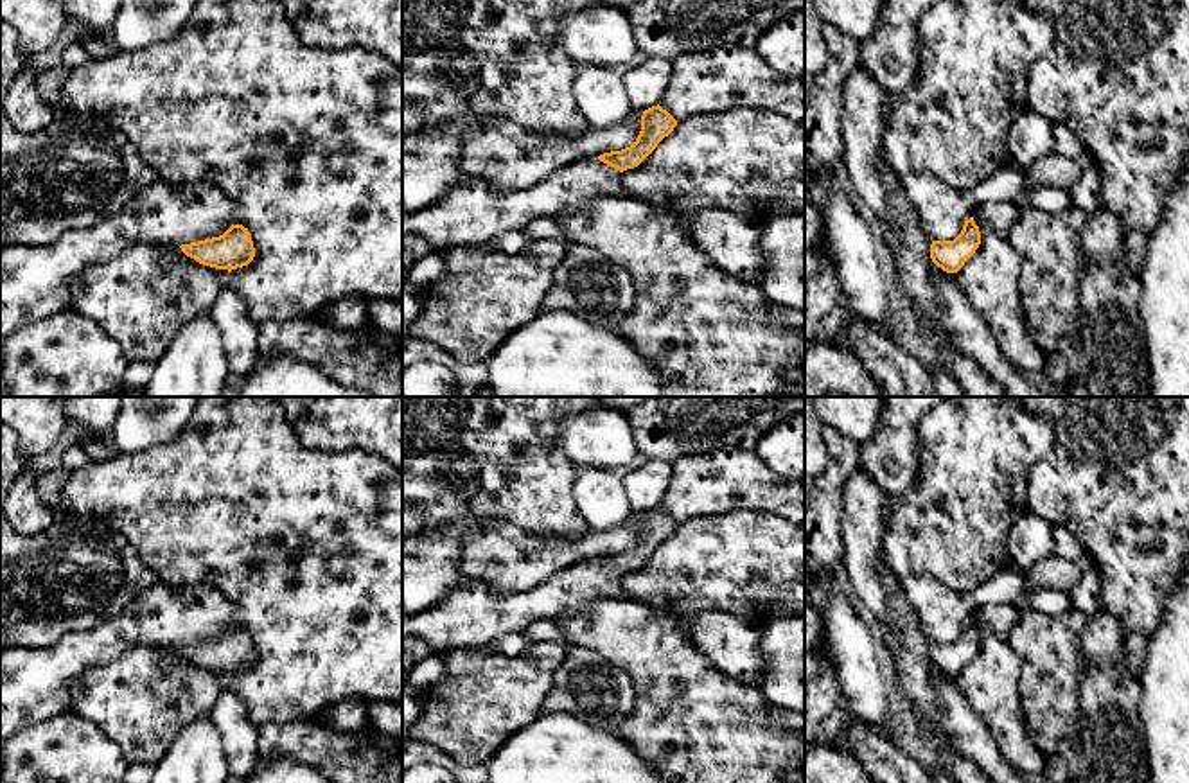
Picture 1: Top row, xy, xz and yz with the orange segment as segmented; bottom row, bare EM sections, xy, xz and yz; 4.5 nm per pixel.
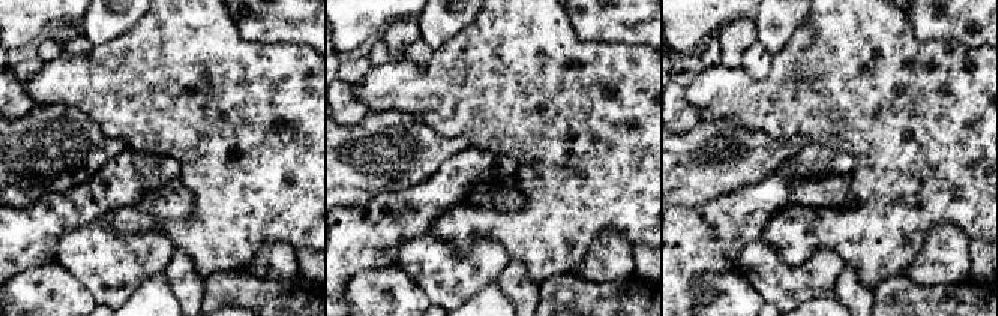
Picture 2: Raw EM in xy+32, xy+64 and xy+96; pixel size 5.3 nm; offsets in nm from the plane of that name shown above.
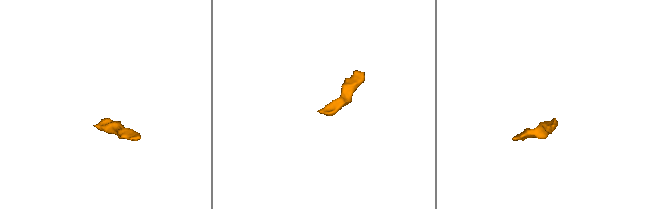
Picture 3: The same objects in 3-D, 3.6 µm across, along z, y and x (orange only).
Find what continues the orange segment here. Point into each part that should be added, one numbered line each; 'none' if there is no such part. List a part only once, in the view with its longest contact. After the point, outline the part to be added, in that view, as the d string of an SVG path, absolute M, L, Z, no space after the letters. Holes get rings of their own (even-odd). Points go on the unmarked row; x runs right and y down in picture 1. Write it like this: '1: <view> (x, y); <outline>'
1: xz (473, 615); M598 560L575 564L526 593L494 593L485 582L469 580L435 607L415 616L404 616L402 638L420 638L435 654L485 647L506 634L523 632L537 620L553 621L568 611L584 611L602 598L629 600L629 594L620 587L620 573Z

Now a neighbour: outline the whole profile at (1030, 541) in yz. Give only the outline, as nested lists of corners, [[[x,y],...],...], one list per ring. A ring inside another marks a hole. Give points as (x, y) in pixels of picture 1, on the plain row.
[[[1027,510],[1009,530],[1009,559],[1022,573],[1052,553],[1052,524],[1042,515]]]

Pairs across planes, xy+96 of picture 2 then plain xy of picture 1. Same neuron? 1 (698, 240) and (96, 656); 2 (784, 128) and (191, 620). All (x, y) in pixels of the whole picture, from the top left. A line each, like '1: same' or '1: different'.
1: same
2: different

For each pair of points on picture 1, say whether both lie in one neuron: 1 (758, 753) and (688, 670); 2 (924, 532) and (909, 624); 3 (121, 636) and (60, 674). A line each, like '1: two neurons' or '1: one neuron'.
1: one neuron
2: two neurons
3: one neuron

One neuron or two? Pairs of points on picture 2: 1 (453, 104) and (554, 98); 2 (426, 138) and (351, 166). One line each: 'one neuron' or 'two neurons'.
1: one neuron
2: one neuron

